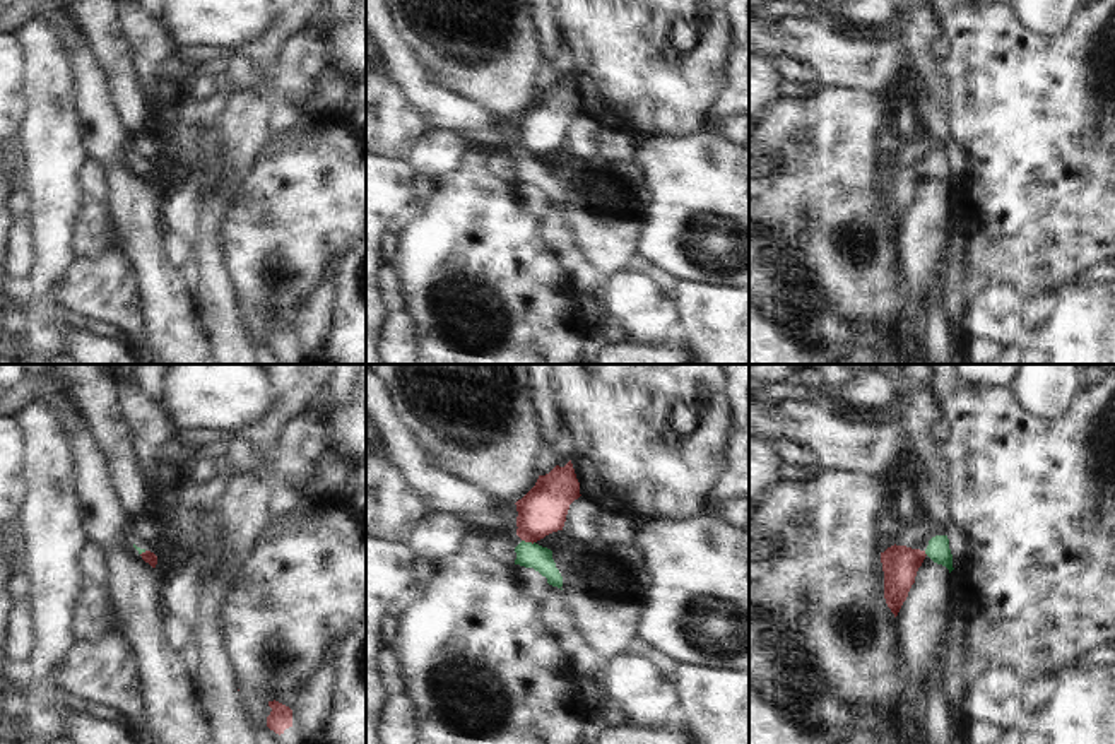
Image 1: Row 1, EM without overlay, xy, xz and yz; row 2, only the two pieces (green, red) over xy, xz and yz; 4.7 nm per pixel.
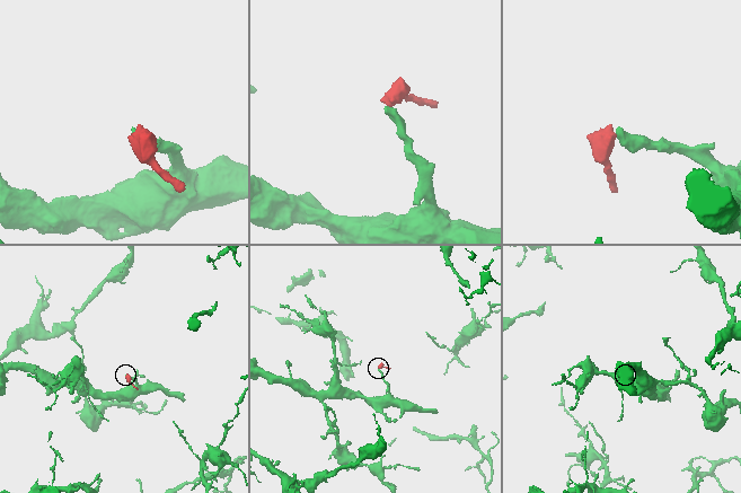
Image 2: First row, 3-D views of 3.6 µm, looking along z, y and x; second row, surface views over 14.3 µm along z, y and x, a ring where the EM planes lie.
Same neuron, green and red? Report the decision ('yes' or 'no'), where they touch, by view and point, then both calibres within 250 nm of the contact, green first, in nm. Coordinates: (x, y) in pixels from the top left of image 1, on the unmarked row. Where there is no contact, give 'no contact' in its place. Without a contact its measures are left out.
no | xz (529, 159) | 120/220 nm

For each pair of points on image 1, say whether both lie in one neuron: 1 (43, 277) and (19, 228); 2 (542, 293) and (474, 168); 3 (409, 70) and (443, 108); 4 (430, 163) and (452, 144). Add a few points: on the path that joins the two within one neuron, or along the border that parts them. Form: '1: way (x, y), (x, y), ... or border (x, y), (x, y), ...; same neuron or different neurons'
1: border (26, 219), (31, 230), (31, 271), (28, 277); different neurons
2: way (524, 262), (474, 212), (474, 199); same neuron
3: way (414, 79), (435, 100); same neuron
4: way (435, 158), (447, 147); same neuron

